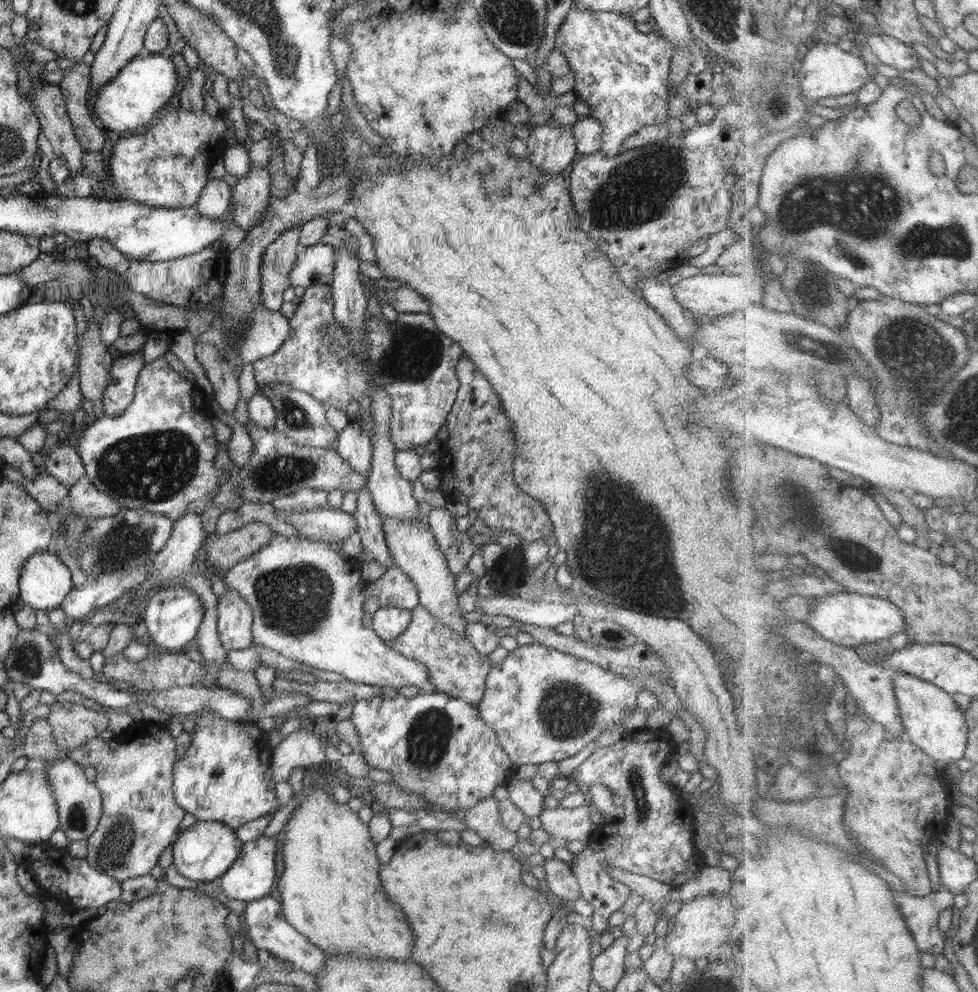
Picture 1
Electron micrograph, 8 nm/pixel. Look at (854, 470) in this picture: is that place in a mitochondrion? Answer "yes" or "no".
no

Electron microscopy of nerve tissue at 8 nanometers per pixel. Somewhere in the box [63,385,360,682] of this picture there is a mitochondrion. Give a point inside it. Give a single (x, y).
(154, 467)

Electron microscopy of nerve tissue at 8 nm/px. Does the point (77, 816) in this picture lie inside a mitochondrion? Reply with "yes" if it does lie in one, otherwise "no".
yes

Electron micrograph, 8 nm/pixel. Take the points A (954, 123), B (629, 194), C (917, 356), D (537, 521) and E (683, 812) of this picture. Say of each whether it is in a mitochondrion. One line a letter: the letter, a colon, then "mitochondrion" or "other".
A: other
B: mitochondrion
C: mitochondrion
D: other
E: other

